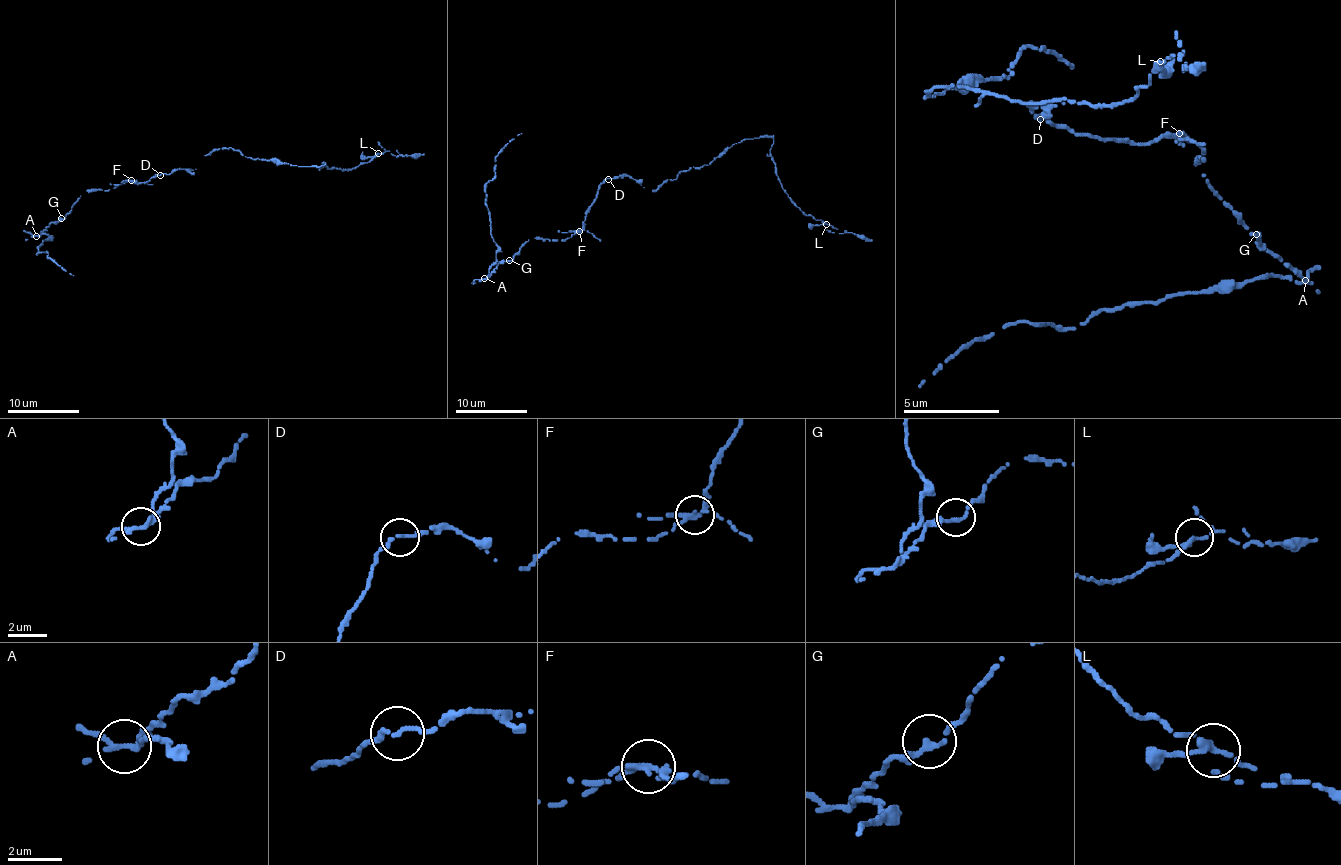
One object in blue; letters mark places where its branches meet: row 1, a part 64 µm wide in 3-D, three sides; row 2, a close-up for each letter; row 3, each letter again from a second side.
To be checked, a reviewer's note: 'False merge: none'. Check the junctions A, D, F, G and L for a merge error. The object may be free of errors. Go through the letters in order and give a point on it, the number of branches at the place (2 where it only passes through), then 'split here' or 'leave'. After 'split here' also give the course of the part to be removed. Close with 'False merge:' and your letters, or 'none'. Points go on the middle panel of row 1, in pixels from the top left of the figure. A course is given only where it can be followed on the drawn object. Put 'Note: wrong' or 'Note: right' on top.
Note: wrong
A: place (484, 278); branches 4; split here; course (484, 278), (496, 260), (498, 249), (491, 235), (485, 184), (494, 173), (494, 157), (509, 141), (522, 134)
D: place (608, 179); branches 2; leave
F: place (579, 231); branches 4; leave
G: place (509, 260); branches 2; leave
L: place (826, 224); branches 3; leave
False merge: A

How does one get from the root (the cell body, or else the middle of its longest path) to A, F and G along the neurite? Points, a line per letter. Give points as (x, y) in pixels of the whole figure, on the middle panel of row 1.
A: (608, 179), (599, 186), (581, 229), (563, 240), (529, 240), (511, 260), (500, 262), (484, 278)
F: (608, 179), (599, 186), (597, 197), (579, 231)
G: (608, 179), (599, 186), (581, 229), (563, 240), (529, 240), (509, 260)

